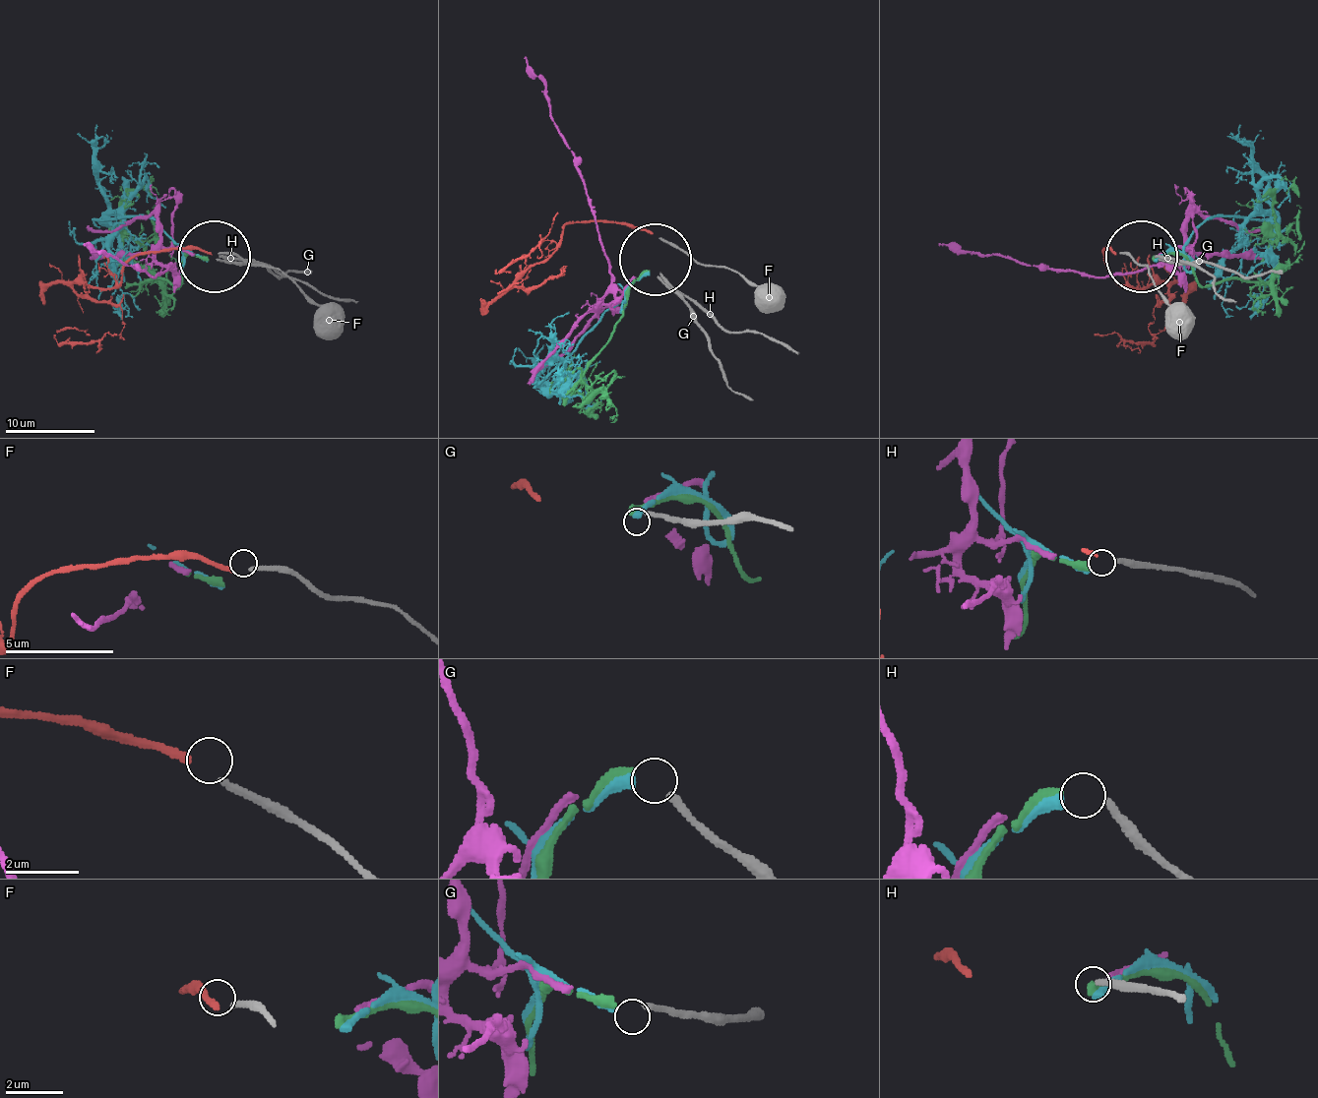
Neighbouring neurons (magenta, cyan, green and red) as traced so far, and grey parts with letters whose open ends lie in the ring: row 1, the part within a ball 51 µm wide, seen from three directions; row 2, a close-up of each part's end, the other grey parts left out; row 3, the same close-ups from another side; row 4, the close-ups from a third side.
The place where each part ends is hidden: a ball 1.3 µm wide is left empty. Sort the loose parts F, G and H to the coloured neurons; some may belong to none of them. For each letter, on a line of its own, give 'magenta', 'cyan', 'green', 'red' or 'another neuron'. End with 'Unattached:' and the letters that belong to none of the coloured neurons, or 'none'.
F: red
G: cyan
H: another neuron
Unattached: H

